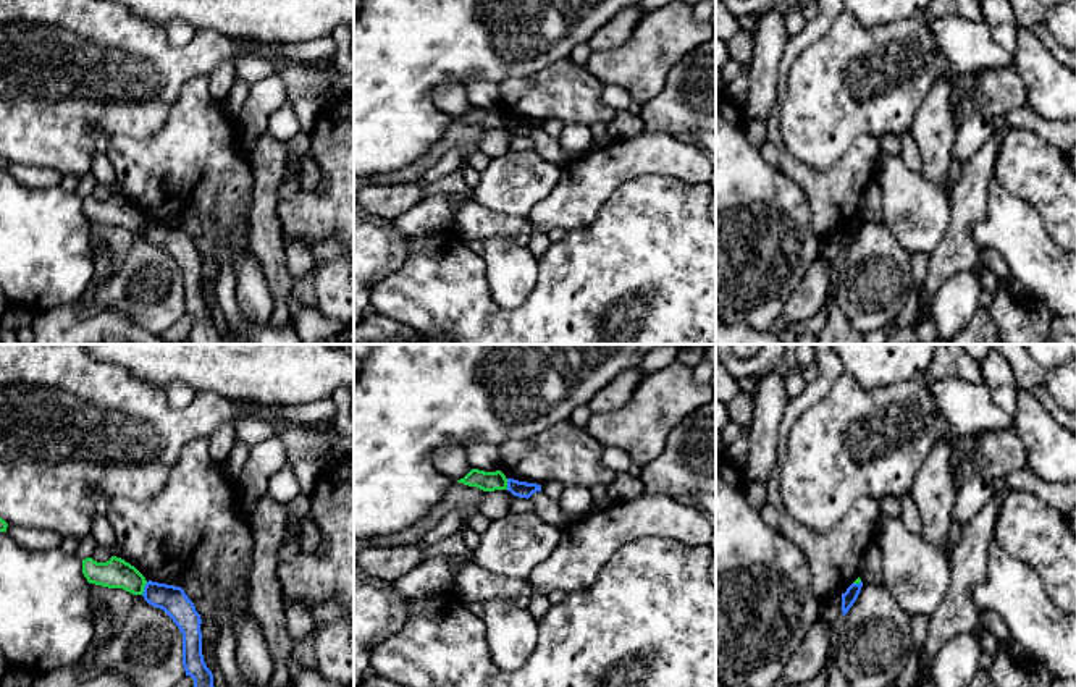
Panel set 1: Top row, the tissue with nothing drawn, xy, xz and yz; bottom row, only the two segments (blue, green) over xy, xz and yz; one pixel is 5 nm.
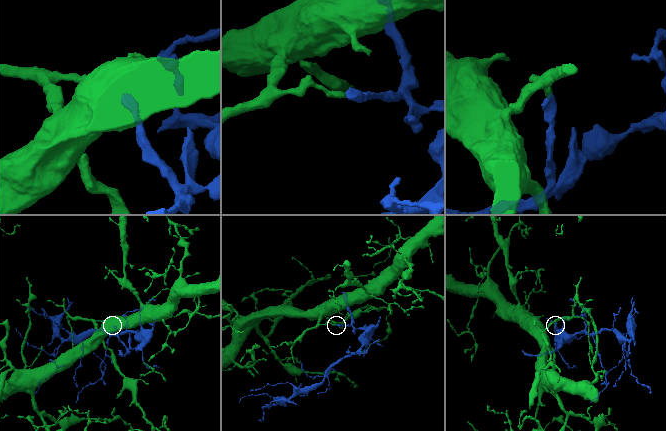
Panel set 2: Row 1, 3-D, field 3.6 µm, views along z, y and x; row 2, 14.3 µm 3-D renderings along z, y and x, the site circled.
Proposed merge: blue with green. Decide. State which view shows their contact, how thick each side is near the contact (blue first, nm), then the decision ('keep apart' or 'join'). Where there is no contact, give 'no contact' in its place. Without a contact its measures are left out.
contact in xy; calibres 140 and 150 nm; keep apart

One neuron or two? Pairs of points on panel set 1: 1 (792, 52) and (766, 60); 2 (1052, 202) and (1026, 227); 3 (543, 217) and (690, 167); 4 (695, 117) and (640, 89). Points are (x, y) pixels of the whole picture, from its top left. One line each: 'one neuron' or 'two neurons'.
1: two neurons
2: two neurons
3: one neuron
4: two neurons

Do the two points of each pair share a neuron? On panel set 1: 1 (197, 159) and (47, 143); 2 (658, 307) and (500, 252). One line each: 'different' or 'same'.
1: different
2: different

